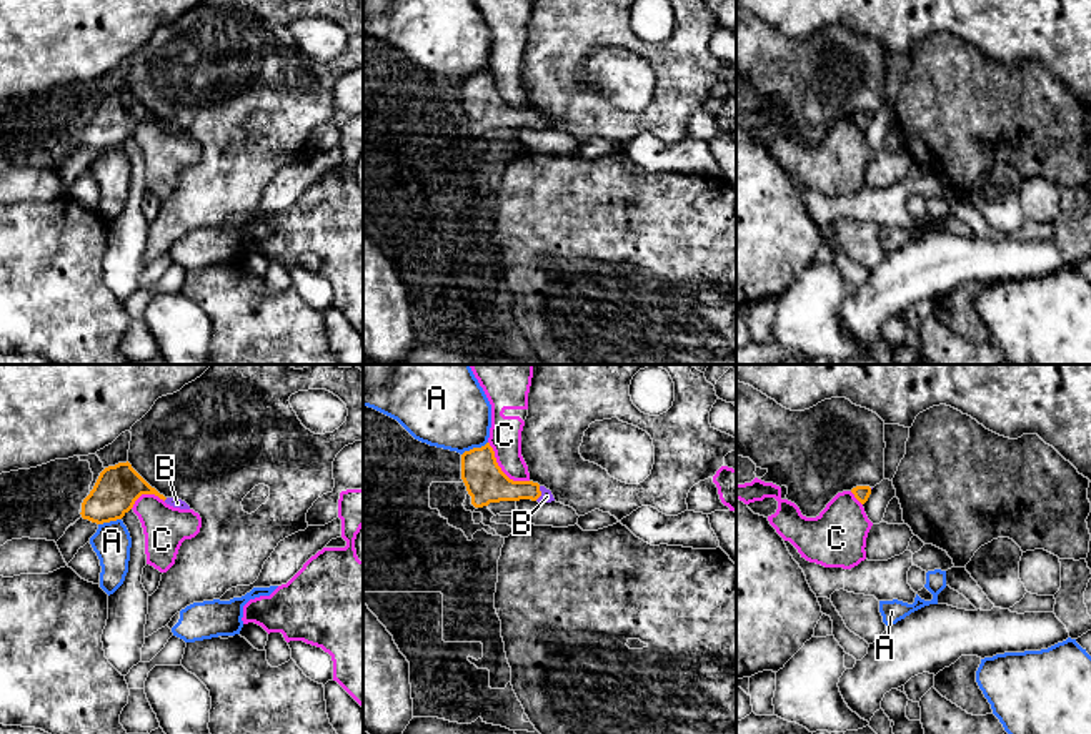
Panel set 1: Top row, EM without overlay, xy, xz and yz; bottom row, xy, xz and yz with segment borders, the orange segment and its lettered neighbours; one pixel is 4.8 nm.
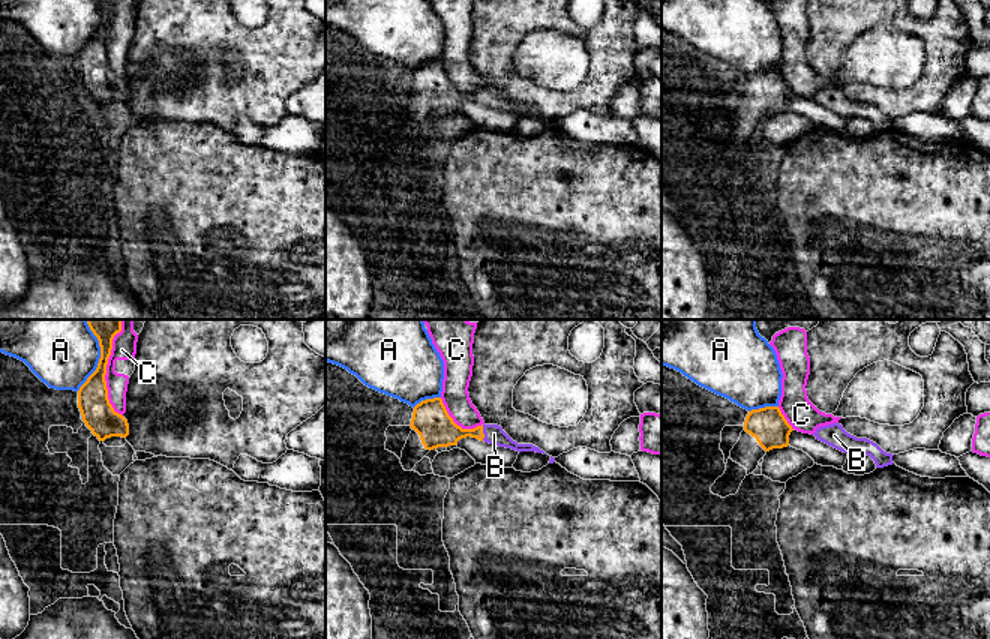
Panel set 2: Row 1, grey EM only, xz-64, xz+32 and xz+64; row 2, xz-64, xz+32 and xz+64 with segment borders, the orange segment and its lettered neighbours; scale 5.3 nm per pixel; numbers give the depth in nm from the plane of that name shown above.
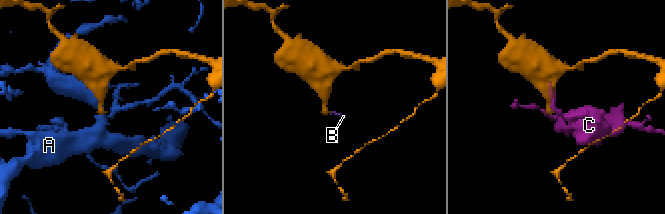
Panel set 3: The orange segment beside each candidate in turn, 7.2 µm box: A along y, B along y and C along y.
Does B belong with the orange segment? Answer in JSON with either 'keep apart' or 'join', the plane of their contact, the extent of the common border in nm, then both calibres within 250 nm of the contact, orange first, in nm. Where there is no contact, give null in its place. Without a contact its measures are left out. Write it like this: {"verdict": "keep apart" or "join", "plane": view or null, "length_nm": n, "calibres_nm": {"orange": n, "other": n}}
{"verdict": "join", "plane": "xz", "length_nm": 80, "calibres_nm": {"orange": 180, "other": 60}}

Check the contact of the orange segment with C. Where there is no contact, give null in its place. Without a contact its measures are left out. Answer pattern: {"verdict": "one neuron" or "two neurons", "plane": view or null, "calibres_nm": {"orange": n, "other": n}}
{"verdict": "two neurons", "plane": "xz", "calibres_nm": {"orange": 200, "other": 160}}

